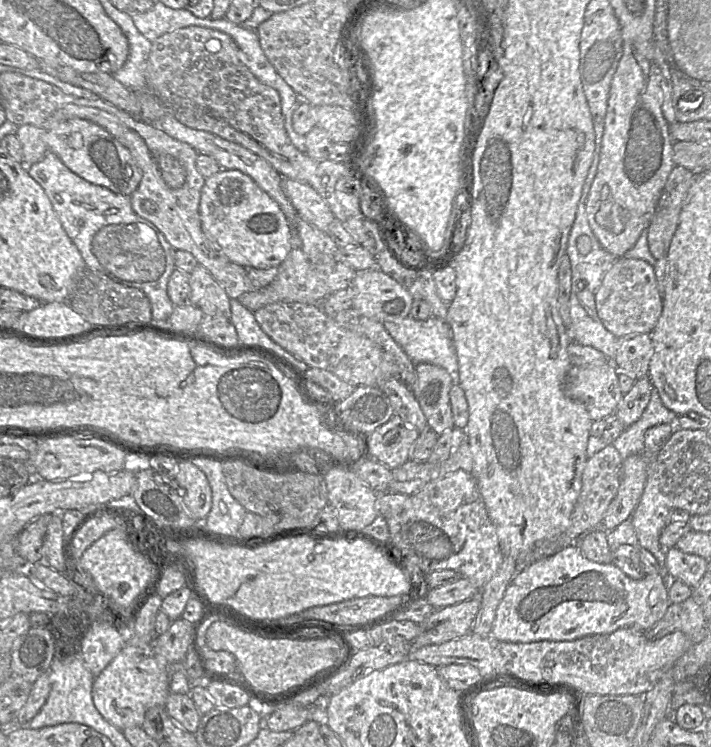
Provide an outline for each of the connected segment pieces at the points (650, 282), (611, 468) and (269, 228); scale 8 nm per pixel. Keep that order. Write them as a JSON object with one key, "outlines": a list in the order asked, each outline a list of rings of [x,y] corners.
{"outlines":[[[[618,258],[605,275],[595,302],[603,325],[617,338],[640,333],[650,334],[663,307],[663,297],[657,287],[654,267],[642,259]]],[[[608,445],[593,457],[587,459],[582,476],[582,489],[570,517],[568,528],[560,535],[536,542],[531,549],[516,558],[517,572],[522,572],[535,562],[550,557],[572,545],[578,545],[581,538],[602,526],[605,513],[616,497],[621,481],[623,460],[613,445]]],[[[221,169],[205,179],[199,214],[204,233],[232,262],[245,268],[278,267],[293,249],[291,227],[278,203],[238,170]]]]}

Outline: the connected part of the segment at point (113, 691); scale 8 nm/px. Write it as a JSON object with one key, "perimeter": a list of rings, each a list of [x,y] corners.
{"perimeter":[[[122,650],[106,668],[94,678],[93,703],[109,723],[120,731],[129,727],[141,727],[146,712],[153,707],[165,707],[169,693],[170,668],[152,652],[130,656]]]}

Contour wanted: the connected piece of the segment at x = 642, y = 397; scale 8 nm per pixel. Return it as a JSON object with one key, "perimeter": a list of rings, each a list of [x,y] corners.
{"perimeter":[[[648,375],[637,380],[631,390],[619,402],[615,415],[626,427],[642,416],[654,389]]]}

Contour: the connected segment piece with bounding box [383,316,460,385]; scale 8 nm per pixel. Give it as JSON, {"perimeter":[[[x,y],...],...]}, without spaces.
{"perimeter":[[[407,316],[400,322],[383,322],[385,329],[415,363],[429,363],[444,368],[451,376],[453,385],[459,384],[459,365],[453,343],[450,325],[445,320],[431,316],[426,320],[416,320]]]}

